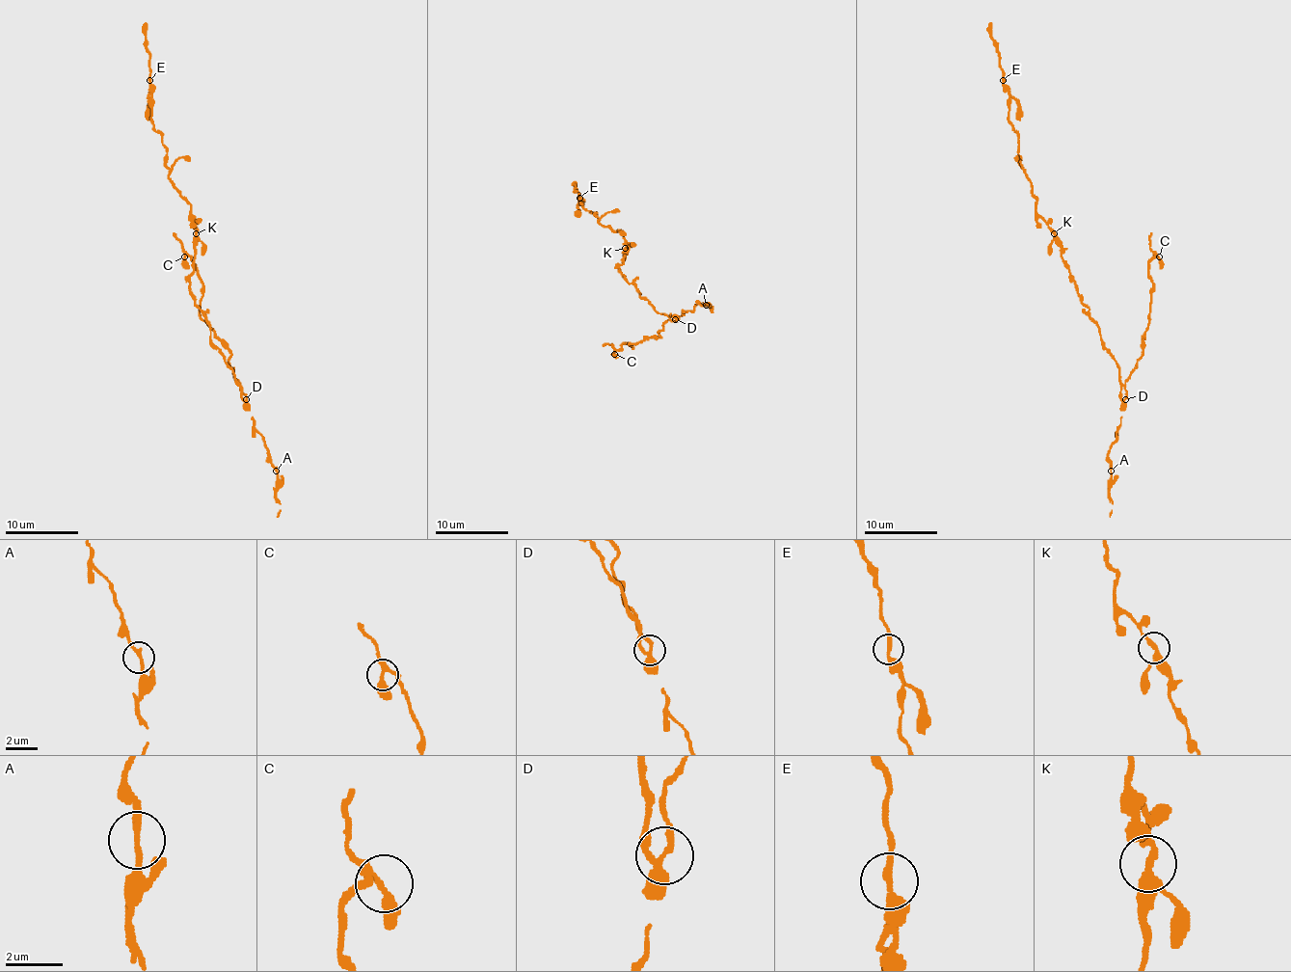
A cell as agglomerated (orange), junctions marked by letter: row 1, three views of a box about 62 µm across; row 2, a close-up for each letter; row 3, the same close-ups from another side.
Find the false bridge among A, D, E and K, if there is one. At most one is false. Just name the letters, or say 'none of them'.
D

